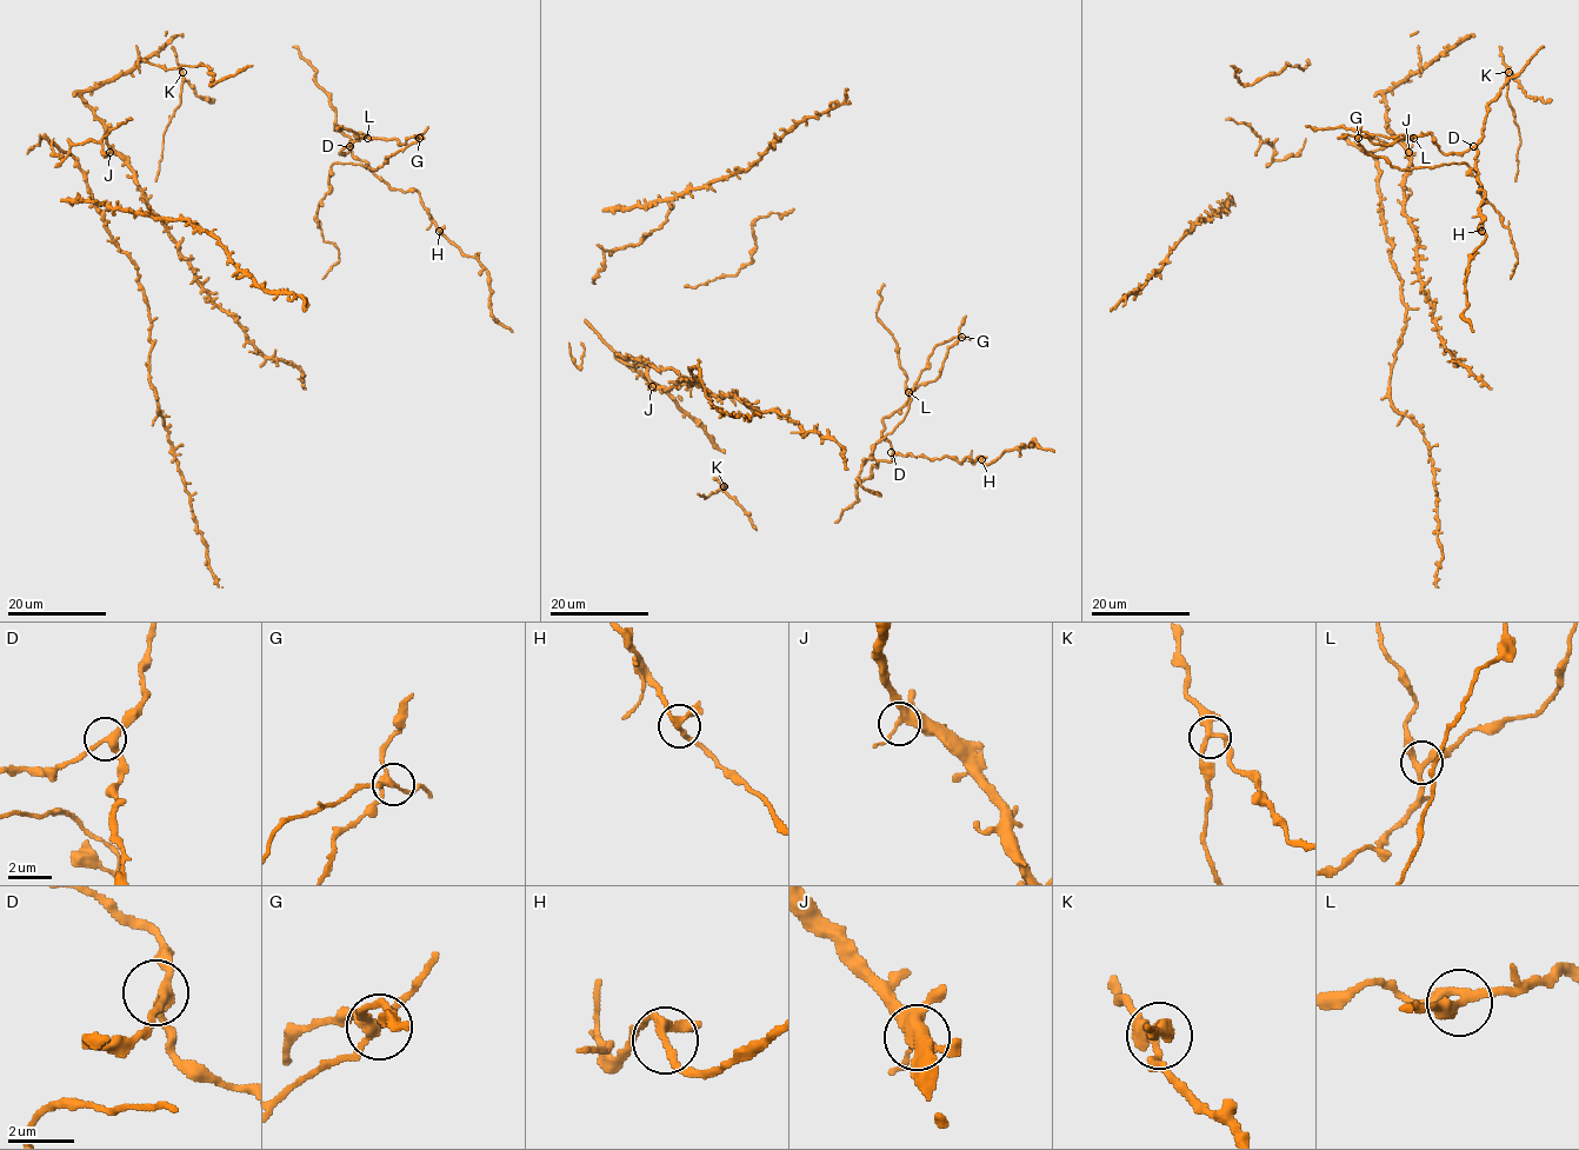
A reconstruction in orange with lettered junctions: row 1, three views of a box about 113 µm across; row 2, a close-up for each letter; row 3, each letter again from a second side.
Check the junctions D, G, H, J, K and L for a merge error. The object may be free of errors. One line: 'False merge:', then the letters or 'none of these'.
False merge: G

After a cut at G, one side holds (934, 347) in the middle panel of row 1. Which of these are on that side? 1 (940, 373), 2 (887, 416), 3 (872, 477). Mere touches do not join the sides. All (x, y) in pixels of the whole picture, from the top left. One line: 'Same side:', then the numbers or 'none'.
Same side: none

